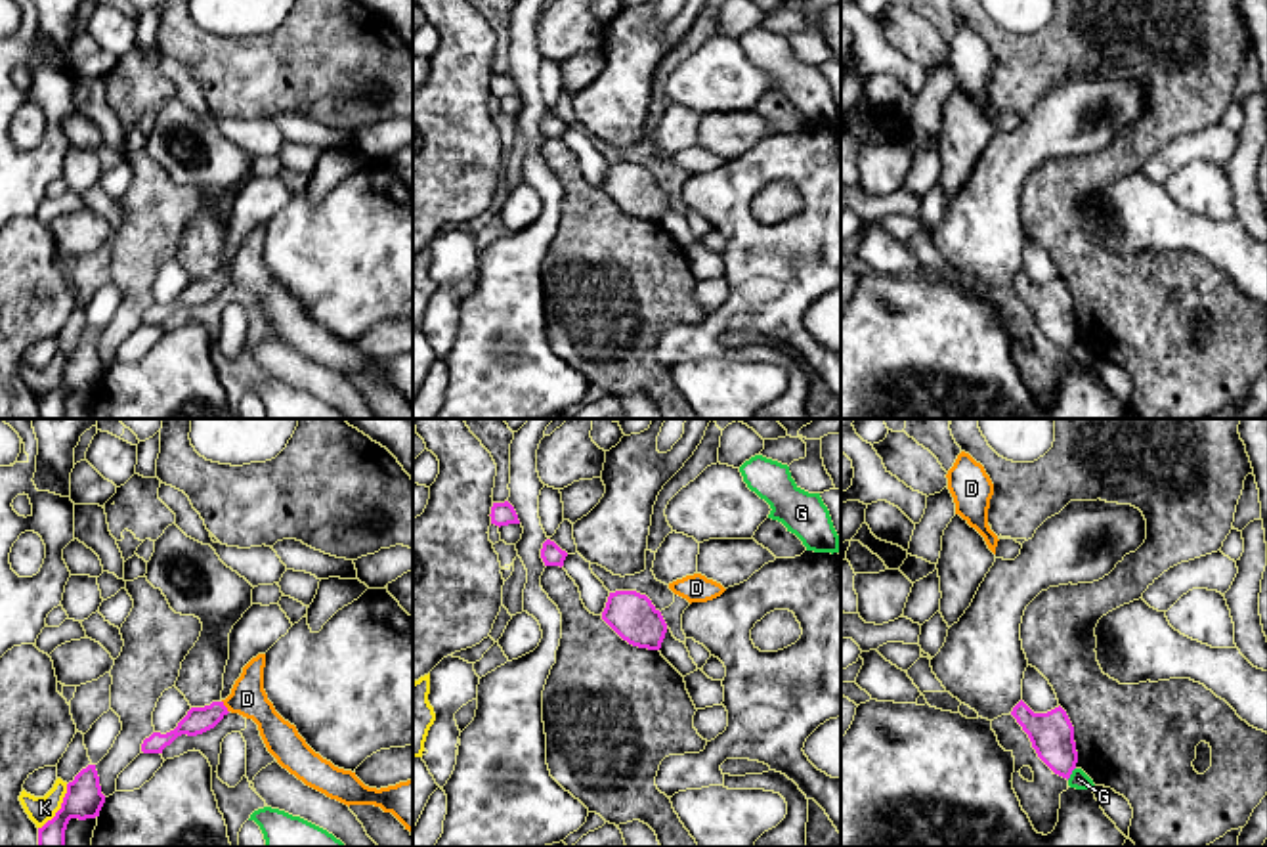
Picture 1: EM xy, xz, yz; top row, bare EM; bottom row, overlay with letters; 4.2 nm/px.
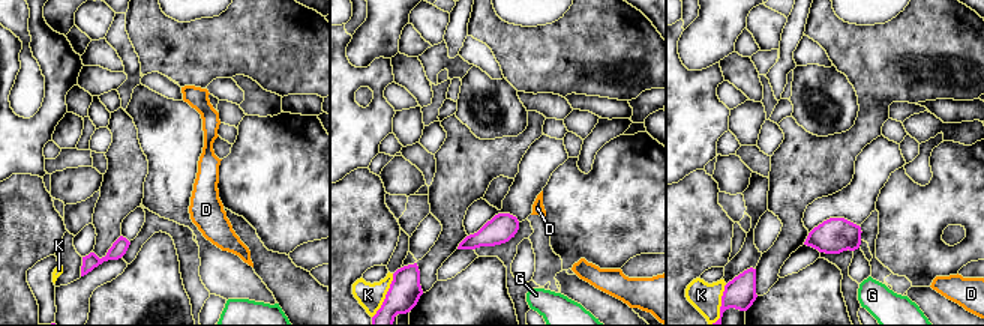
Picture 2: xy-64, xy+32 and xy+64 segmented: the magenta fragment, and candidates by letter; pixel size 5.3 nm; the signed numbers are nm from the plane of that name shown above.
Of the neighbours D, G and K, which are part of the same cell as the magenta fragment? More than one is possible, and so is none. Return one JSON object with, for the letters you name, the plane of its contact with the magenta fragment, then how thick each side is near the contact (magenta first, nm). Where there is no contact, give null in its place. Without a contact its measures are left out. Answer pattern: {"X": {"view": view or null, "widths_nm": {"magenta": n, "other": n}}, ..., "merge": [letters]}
{"D": {"view": "xy", "widths_nm": {"magenta": 110, "other": 150}}, "merge": ["D"]}

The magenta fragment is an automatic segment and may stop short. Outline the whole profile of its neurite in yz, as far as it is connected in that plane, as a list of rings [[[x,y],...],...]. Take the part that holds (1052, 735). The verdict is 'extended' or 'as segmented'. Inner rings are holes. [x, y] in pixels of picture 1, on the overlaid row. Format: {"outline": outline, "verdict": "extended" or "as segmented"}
{"outline": [[[1022,700],[1011,715],[1028,734],[1038,757],[1059,776],[1070,778],[1078,763],[1074,727],[1059,706],[1047,713],[1034,713]]], "verdict": "as segmented"}

